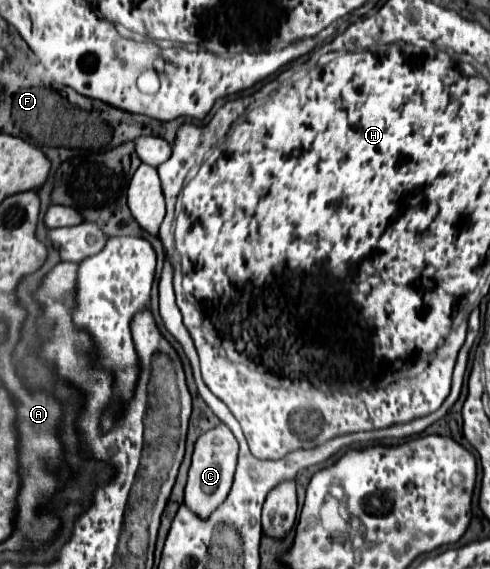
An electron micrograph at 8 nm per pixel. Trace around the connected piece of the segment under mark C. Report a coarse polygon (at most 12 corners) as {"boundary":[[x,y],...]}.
{"boundary":[[226,425],[194,447],[184,503],[200,519],[232,487],[238,441]]}

